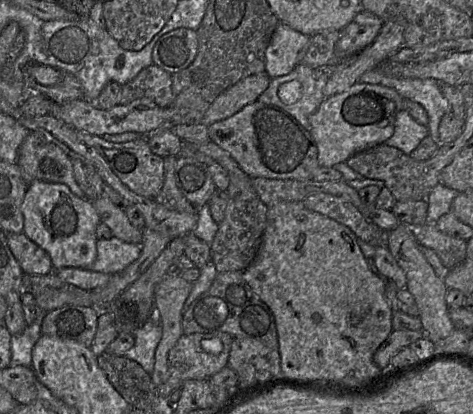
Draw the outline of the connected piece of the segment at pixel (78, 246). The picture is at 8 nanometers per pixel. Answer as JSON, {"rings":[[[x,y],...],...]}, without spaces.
{"rings":[[[35,180],[28,185],[21,212],[24,218],[23,233],[49,254],[54,271],[68,267],[87,268],[95,262],[98,241],[96,229],[101,218],[92,201],[77,197],[65,184]]]}

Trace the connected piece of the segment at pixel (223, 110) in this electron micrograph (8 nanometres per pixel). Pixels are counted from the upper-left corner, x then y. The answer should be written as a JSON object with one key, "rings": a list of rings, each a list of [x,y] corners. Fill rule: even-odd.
{"rings":[[[267,72],[248,76],[221,93],[210,105],[201,123],[210,125],[227,119],[248,104],[258,100],[269,87],[271,77]]]}

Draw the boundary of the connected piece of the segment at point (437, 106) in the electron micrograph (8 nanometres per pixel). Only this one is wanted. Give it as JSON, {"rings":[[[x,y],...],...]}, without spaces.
{"rings":[[[377,68],[363,74],[360,83],[380,84],[396,90],[403,98],[423,106],[428,115],[428,130],[432,139],[442,144],[439,137],[439,124],[447,111],[448,101],[441,91],[441,82],[426,78],[399,78],[382,74]]]}

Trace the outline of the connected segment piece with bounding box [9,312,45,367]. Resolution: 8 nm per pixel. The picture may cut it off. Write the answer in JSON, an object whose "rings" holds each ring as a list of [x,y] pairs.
{"rings":[[[40,312],[39,317],[19,334],[11,337],[11,360],[9,367],[32,365],[32,350],[38,339],[41,337],[42,321],[45,316]]]}

